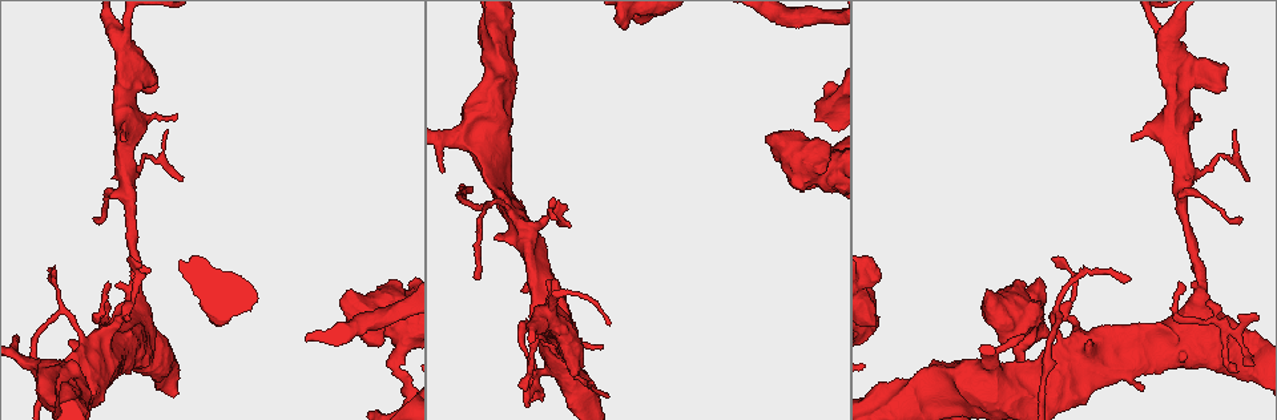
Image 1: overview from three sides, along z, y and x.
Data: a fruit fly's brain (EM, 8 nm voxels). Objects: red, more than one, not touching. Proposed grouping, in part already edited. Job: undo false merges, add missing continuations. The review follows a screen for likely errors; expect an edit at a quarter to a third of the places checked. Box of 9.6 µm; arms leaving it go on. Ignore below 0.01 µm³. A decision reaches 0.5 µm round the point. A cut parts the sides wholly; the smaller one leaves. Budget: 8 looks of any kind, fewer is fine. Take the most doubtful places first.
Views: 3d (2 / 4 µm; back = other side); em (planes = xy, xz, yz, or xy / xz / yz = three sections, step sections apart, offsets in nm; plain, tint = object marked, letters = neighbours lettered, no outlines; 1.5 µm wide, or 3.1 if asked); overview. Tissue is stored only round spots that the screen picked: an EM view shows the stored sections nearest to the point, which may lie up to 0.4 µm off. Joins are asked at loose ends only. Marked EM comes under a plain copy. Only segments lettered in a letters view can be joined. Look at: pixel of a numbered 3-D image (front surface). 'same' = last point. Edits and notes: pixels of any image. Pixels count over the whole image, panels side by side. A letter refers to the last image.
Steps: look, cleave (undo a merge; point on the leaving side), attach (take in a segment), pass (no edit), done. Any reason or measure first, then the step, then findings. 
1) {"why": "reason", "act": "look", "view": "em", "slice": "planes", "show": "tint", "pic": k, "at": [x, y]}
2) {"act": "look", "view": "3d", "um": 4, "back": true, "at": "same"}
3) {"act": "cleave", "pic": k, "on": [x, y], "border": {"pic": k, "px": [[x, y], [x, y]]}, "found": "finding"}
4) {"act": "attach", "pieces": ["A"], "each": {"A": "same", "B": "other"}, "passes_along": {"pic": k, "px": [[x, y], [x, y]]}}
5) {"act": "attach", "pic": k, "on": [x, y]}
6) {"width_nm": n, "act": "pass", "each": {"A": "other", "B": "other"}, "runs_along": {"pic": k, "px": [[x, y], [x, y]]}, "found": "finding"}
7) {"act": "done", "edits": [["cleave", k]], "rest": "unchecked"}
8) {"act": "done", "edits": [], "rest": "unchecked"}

{"why": "tapers out", "act": "look", "view": "em", "slice": "planes", "show": "letters", "pic": 1, "at": [176, 113]}

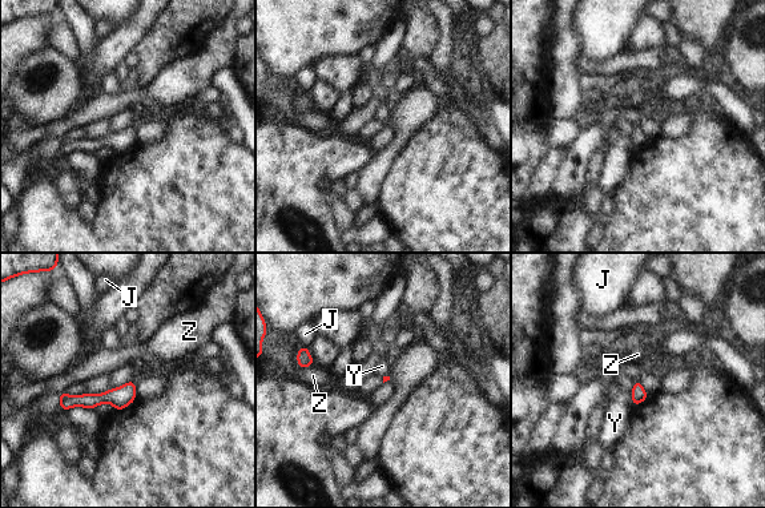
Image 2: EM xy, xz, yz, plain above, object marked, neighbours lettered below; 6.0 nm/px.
{"act": "pass", "each": {"J": "other", "Y": "other", "Z": "other"}, "found": "none of them fits"}

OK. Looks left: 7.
{"why": "branch stops here", "act": "look", "view": "3d", "um": 2, "pic": 1, "at": [478, 279]}

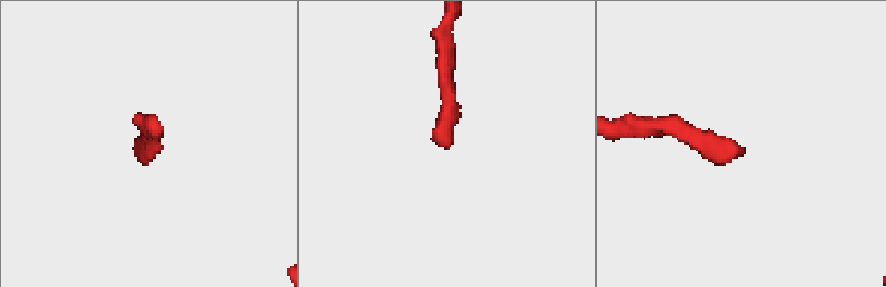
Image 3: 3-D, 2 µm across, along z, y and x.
{"act": "look", "view": "em", "slice": "yz", "step": 8, "show": "letters", "pic": 3, "at": [145, 155]}

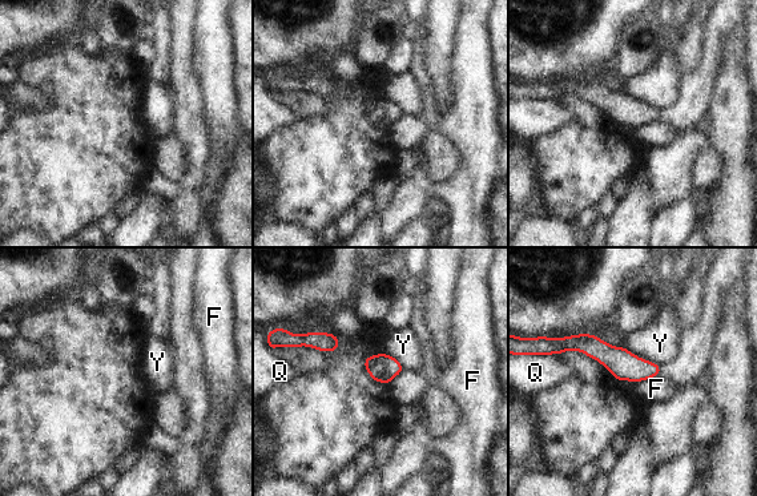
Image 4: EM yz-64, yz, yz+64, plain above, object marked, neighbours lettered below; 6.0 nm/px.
{"act": "pass", "each": {"F": "other", "Q": "other", "Y": "other"}, "border": {"pic": 4, "px": [[623, 347], [660, 367]]}, "found": "none of them fits"}

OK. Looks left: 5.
{"why": "sudden change in width", "act": "look", "view": "3d", "um": 2, "pic": 1, "at": [61, 312]}

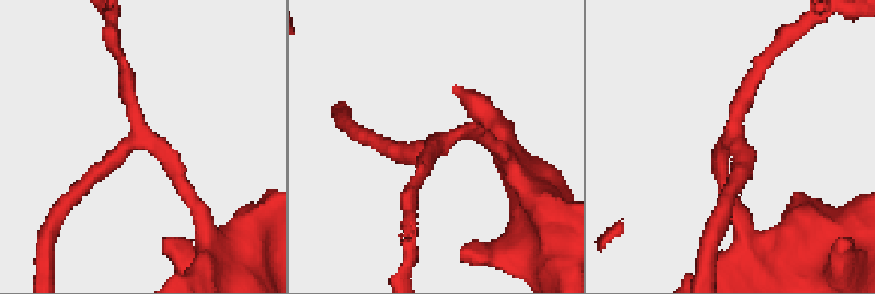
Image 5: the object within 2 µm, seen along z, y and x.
{"why": "shape alone is not enough", "act": "look", "view": "em", "slice": "xz", "step": 4, "show": "tint", "pic": 5, "at": [448, 136]}

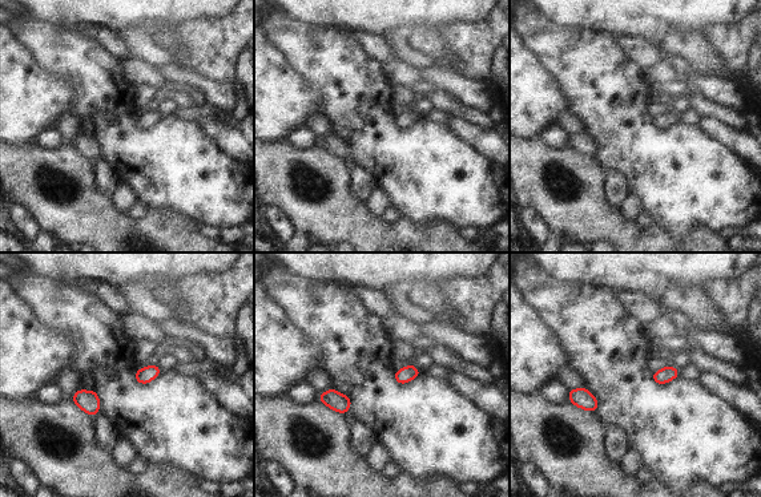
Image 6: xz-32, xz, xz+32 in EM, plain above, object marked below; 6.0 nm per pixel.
{"why": "another direction", "act": "look", "view": "em", "slice": "planes", "show": "letters", "at": "same"}

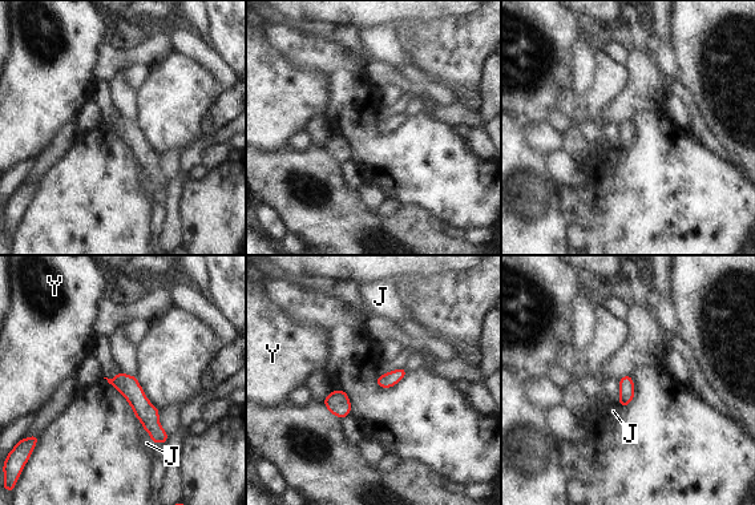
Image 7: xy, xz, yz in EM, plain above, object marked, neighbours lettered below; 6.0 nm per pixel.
{"act": "pass", "each": {"J": "other", "Y": "other"}, "border": {"pic": 7, "px": [[140, 420], [153, 444]]}, "found": "one neuron here"}

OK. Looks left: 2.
{"act": "done", "edits": [], "rest": "unchecked"}

